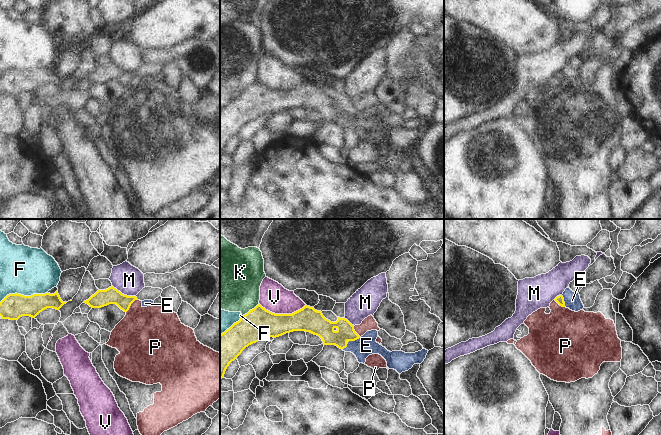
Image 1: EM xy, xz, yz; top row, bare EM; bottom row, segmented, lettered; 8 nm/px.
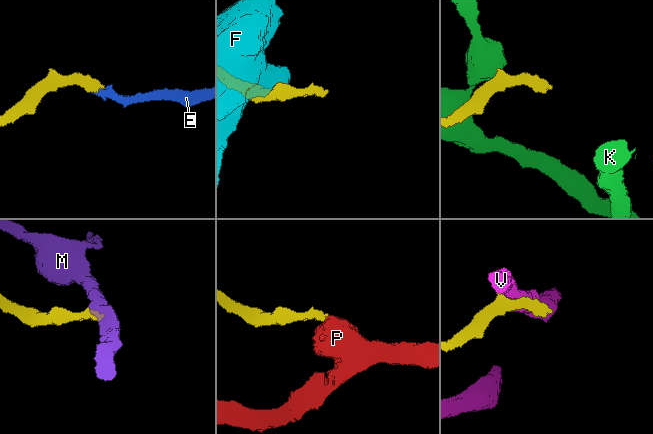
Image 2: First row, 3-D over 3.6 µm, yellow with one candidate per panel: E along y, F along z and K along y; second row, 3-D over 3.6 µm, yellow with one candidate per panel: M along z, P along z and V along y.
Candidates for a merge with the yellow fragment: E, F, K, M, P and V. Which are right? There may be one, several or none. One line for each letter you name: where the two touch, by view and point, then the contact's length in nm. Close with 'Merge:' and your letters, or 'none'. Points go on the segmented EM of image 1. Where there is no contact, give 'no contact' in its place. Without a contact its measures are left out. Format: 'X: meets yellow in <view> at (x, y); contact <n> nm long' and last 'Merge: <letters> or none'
E: meets yellow in xz at (354, 340); contact 110 nm long
Merge: E

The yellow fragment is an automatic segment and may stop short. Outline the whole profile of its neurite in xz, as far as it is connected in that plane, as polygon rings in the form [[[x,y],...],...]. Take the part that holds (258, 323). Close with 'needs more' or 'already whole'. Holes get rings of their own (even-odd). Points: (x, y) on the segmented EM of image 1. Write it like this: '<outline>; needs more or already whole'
[[[258,304],[220,334],[220,379],[224,378],[229,364],[249,345],[265,337],[276,338],[293,331],[317,335],[324,345],[335,345],[353,353],[359,363],[364,364],[369,355],[379,354],[386,360],[387,367],[399,374],[408,371],[414,364],[421,364],[428,353],[426,349],[415,353],[390,352],[376,342],[377,330],[367,331],[360,337],[347,319],[338,317],[336,322],[331,322],[314,307],[306,305],[292,314],[275,314]]]; needs more

